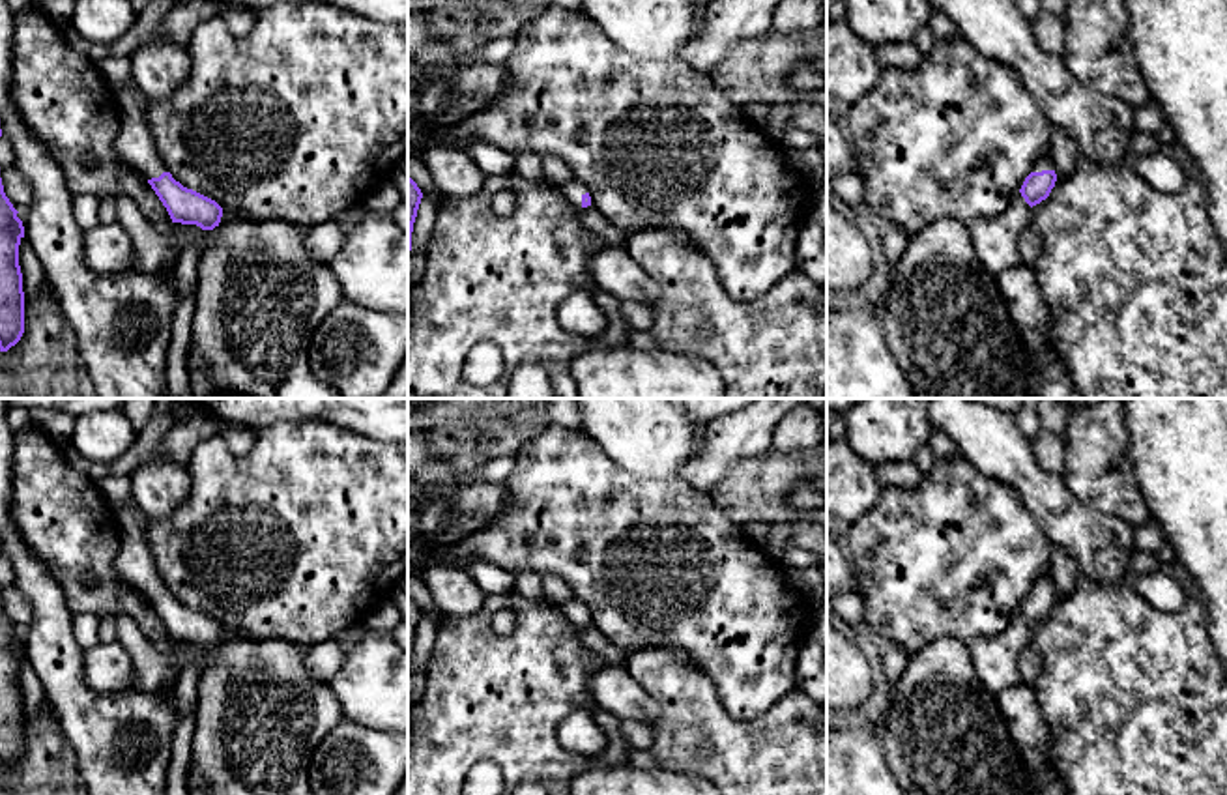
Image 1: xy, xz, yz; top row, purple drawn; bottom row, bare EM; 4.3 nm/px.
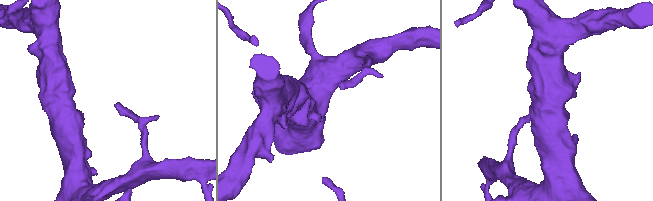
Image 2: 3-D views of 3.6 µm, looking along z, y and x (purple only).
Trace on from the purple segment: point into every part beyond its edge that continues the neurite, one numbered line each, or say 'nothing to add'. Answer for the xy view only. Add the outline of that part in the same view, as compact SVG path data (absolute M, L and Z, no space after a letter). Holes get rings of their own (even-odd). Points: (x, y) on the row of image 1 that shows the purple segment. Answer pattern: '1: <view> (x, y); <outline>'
1: xy (133, 146); M129 77L122 90L116 92L122 110L120 133L114 140L114 153L122 165L127 165L146 180L168 172L161 161L148 123L148 97Z

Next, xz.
1: xz (571, 191); M570 180L570 181L565 181L565 183L557 185L557 191L561 193L561 196L563 196L569 204L572 204L572 206L576 206L576 208L580 208L580 210L582 210L582 196L584 196L585 193L589 193L589 189L584 187L578 180Z

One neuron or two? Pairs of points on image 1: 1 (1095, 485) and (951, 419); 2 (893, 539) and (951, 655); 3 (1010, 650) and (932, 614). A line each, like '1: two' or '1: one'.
1: two
2: two
3: two

